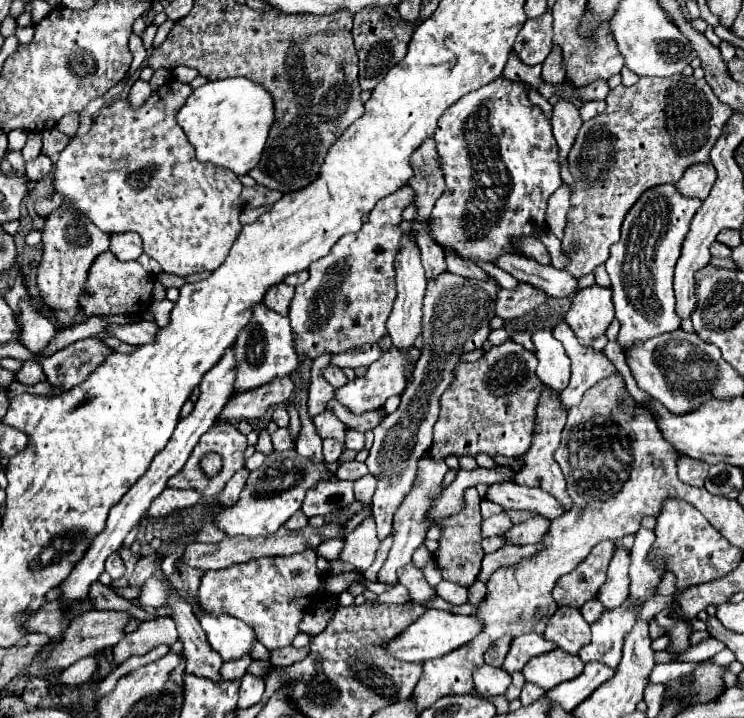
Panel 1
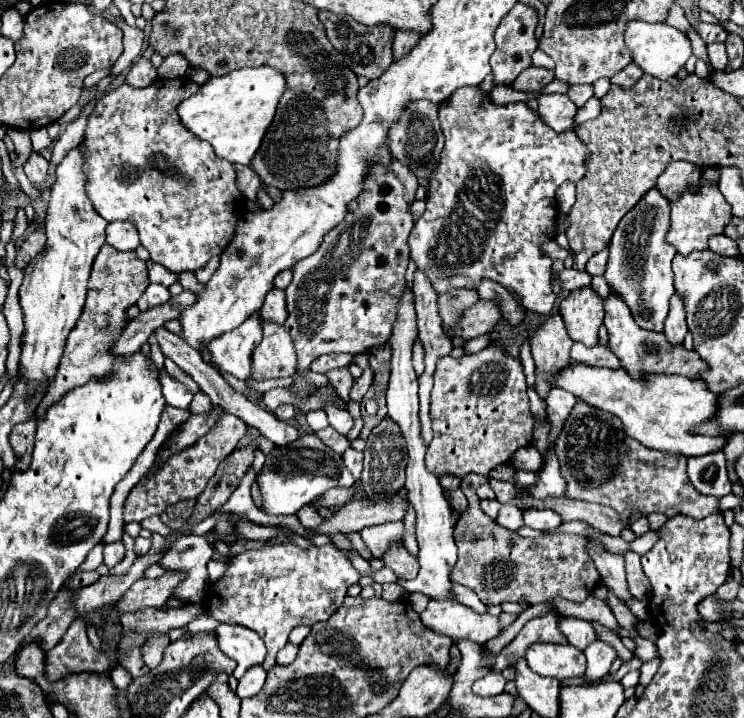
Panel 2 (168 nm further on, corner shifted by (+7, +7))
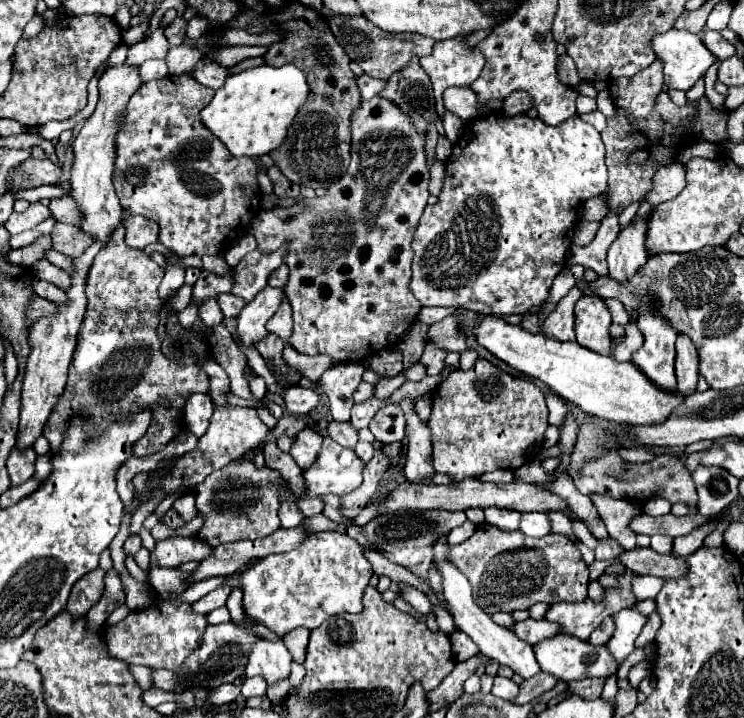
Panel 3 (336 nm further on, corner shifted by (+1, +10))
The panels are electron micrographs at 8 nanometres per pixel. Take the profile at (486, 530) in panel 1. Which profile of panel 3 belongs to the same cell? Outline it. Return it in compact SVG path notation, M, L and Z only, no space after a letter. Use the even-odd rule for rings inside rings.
M525 512L519 522L519 530L531 538L543 538L551 532L551 522L543 512Z

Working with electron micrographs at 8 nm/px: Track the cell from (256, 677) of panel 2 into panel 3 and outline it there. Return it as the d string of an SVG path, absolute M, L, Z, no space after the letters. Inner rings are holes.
M253 676L253 678L245 678L243 686L241 686L241 696L251 698L251 696L263 696L267 690L267 682L263 680L263 676Z

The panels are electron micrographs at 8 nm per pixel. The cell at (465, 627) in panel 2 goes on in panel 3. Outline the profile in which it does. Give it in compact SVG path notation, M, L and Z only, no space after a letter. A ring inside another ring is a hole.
M527 618L523 622L513 622L509 626L509 630L521 640L525 640L529 644L537 644L543 638L555 636L559 632L559 626L551 624L547 620L531 620L531 618Z

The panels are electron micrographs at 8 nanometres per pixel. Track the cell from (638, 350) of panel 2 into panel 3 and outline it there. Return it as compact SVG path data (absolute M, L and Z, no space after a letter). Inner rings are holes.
M641 222L629 224L625 230L619 232L617 240L607 252L609 278L617 280L619 284L627 284L639 274L639 270L647 262L647 256L645 226Z

